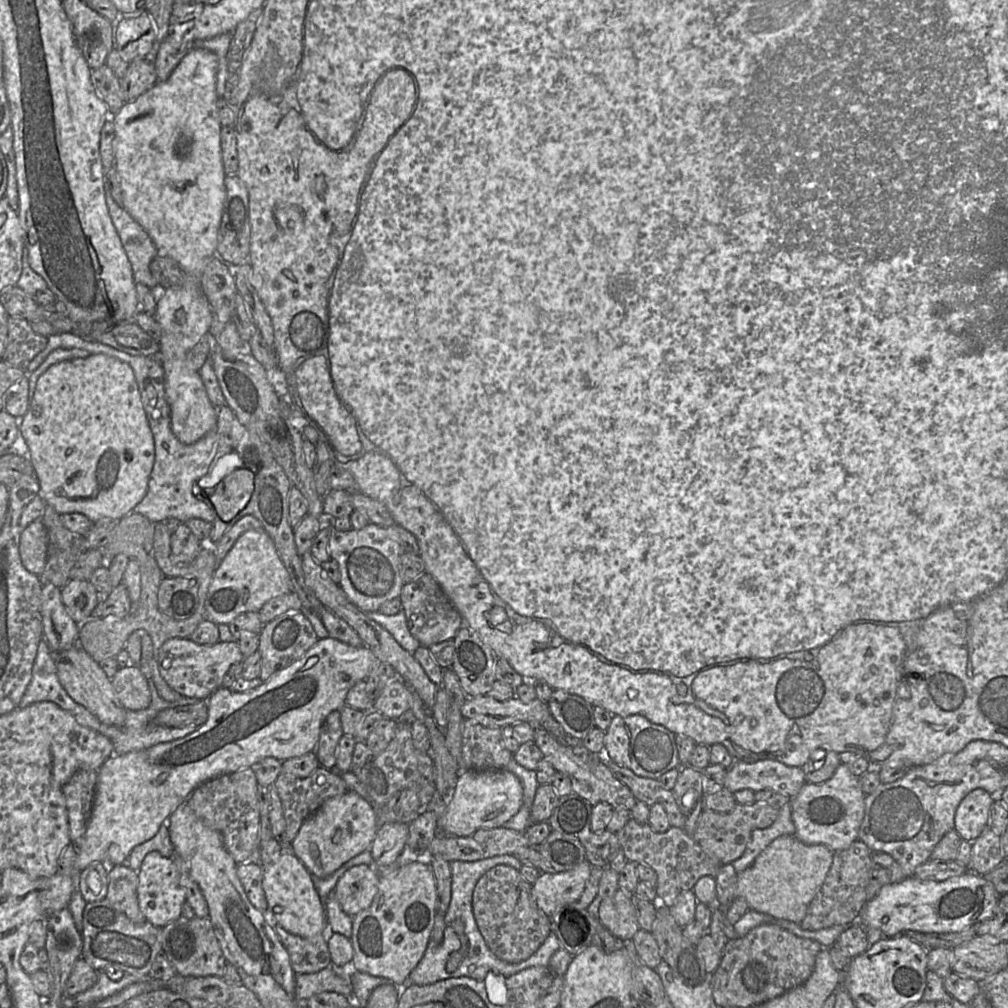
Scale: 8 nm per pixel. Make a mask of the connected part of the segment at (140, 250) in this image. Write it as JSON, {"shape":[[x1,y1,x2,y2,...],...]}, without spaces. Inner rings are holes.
{"shape":[[106,181,104,190,109,214,131,264,135,282,146,285,153,290,154,295,161,296,165,289,161,288,150,271,150,263,158,254,153,240,142,226,115,202]]}

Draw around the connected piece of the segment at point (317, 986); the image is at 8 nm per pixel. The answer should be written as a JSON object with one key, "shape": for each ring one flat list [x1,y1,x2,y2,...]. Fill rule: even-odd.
{"shape":[[331,963,316,973,297,973,295,995,299,1001,306,1001,314,994,336,992,353,998,350,977,352,964,342,966]]}

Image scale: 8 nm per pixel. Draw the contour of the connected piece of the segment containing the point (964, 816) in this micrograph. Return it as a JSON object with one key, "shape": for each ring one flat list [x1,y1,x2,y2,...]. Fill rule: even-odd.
{"shape":[[982,788,968,793,960,802,955,814,955,830,962,839,973,842,989,827,990,810,995,797]]}

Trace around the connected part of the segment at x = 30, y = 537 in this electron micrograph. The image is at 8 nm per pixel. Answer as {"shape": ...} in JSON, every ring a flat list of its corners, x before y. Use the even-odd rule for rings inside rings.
{"shape":[[41,519,29,524,20,538,22,564,38,577,43,573,47,562,48,541,48,532]]}

